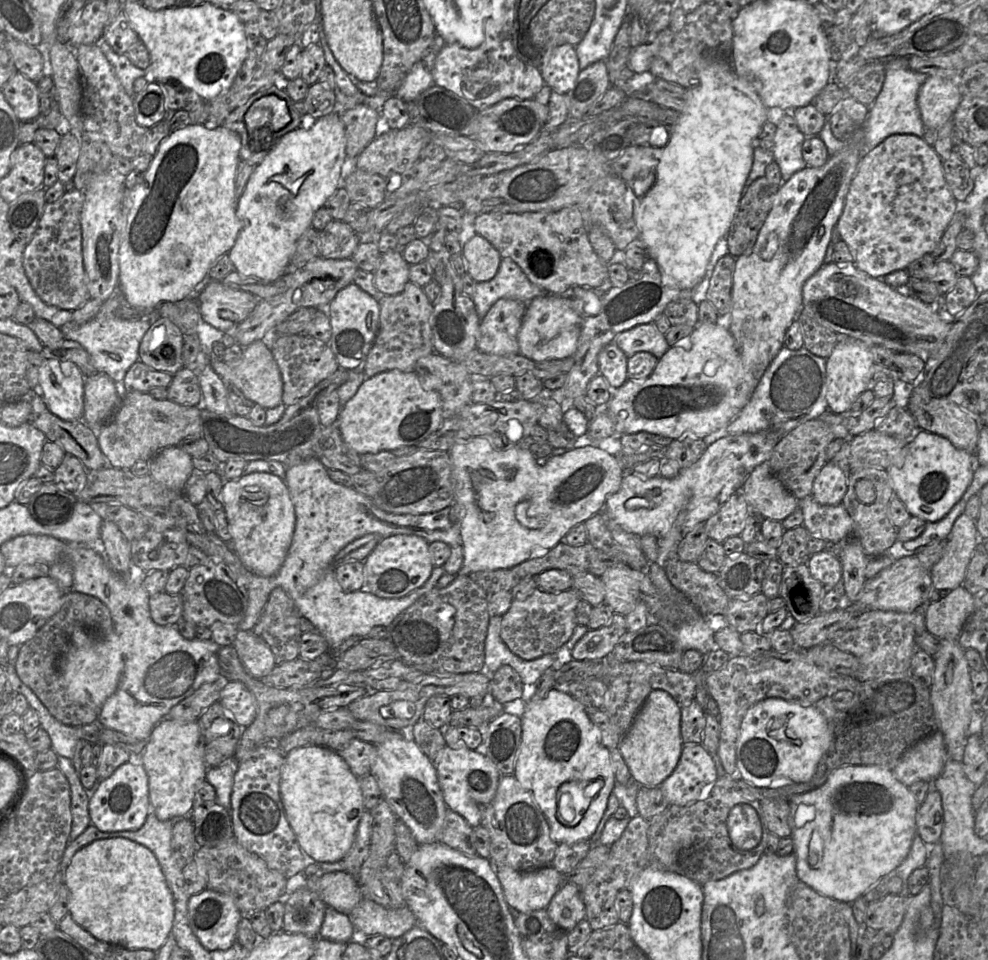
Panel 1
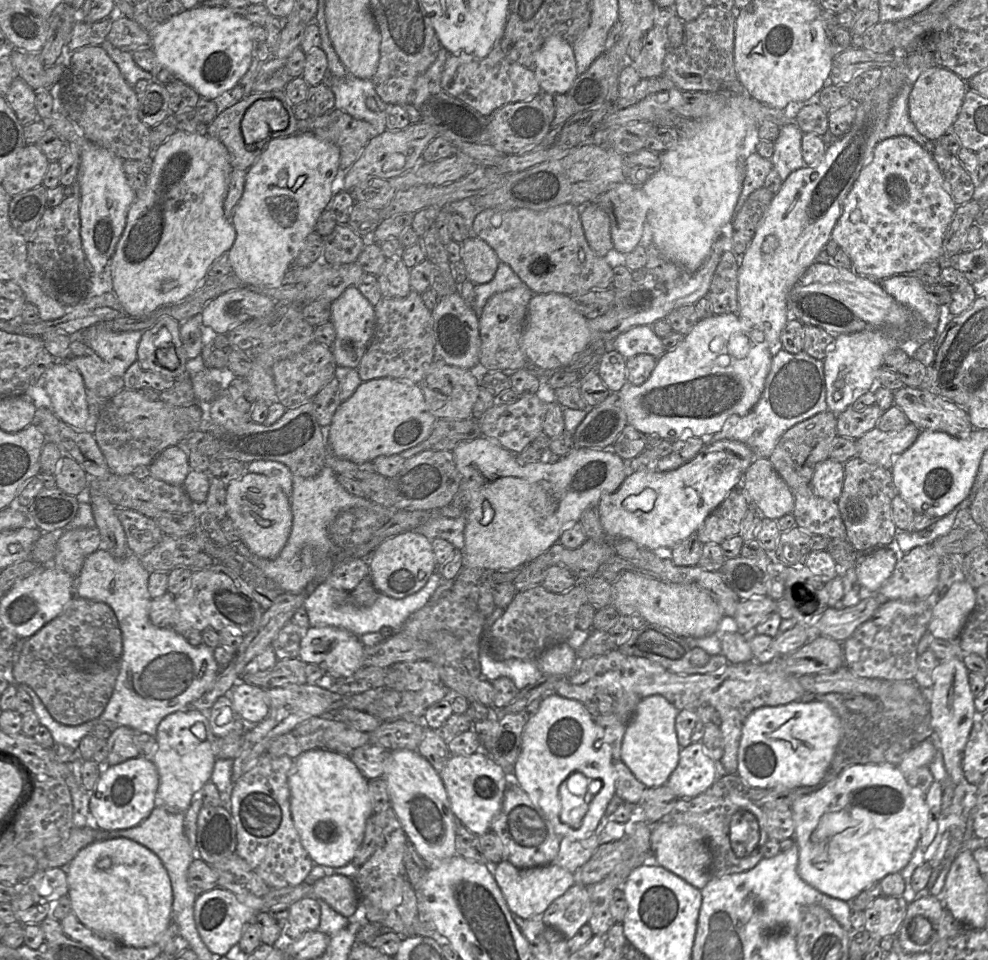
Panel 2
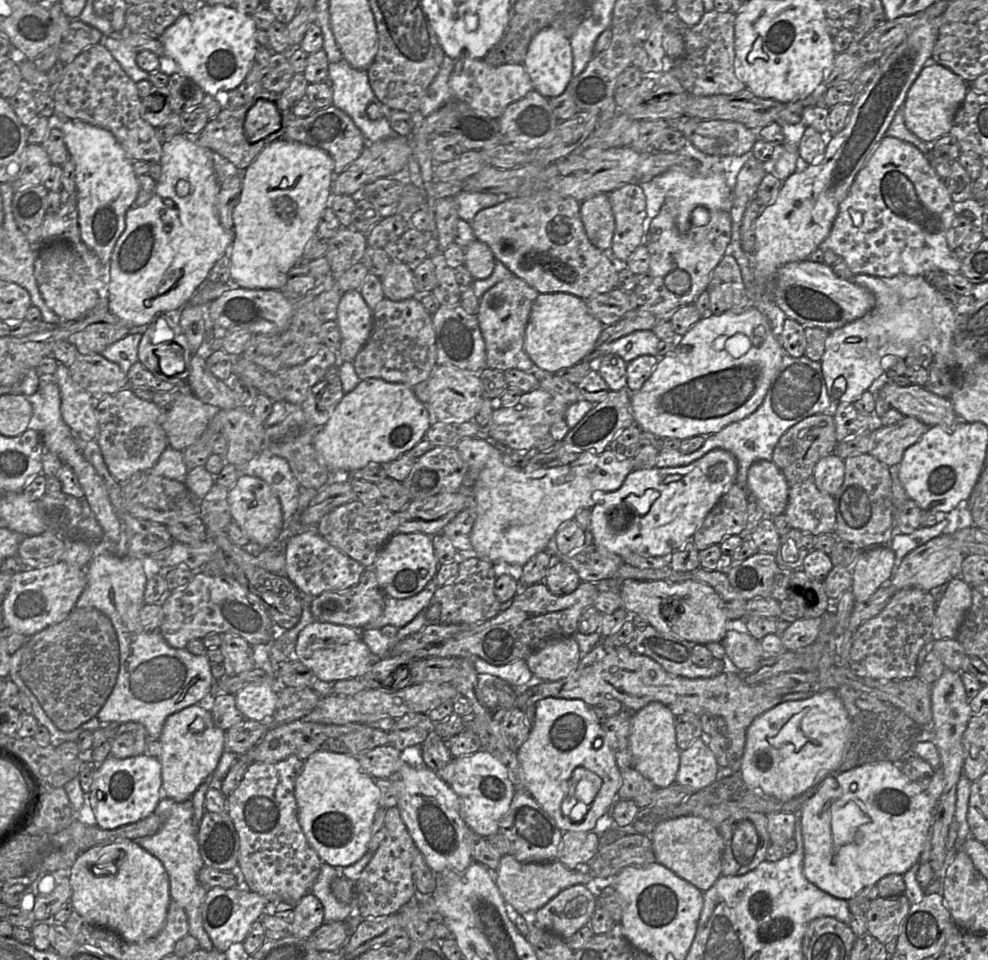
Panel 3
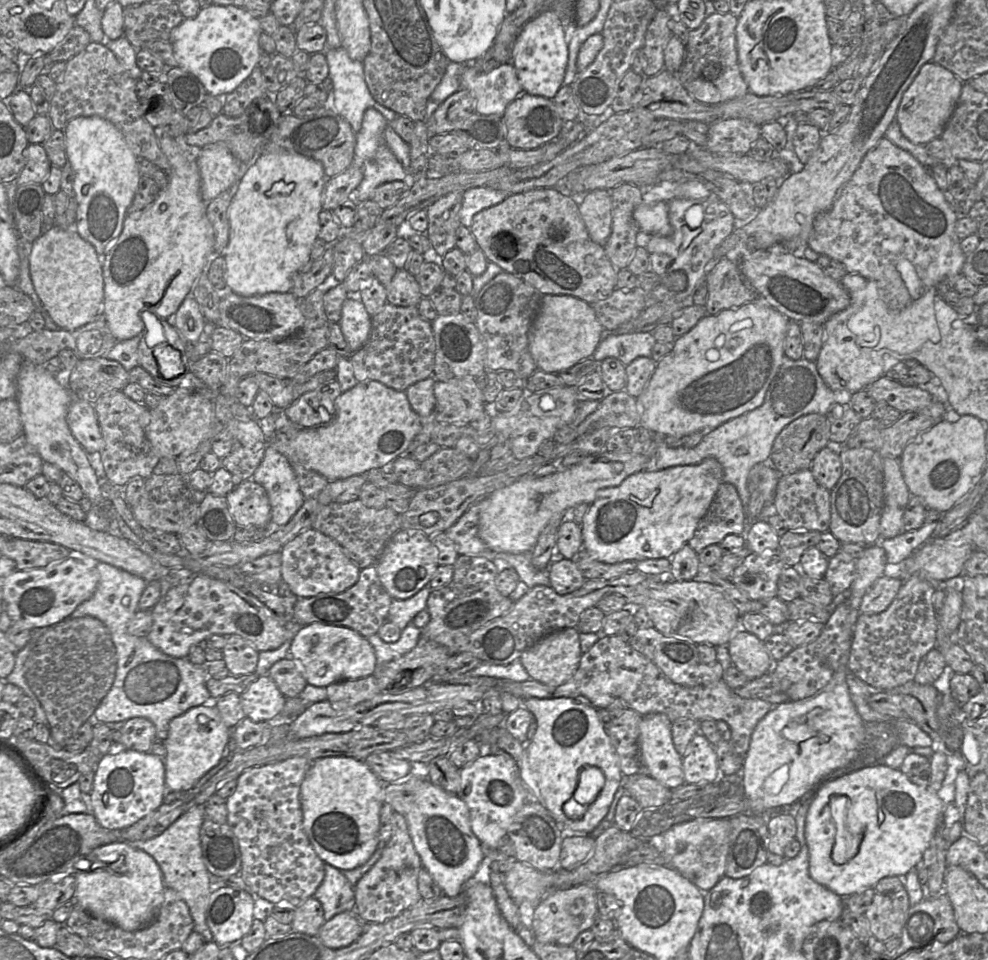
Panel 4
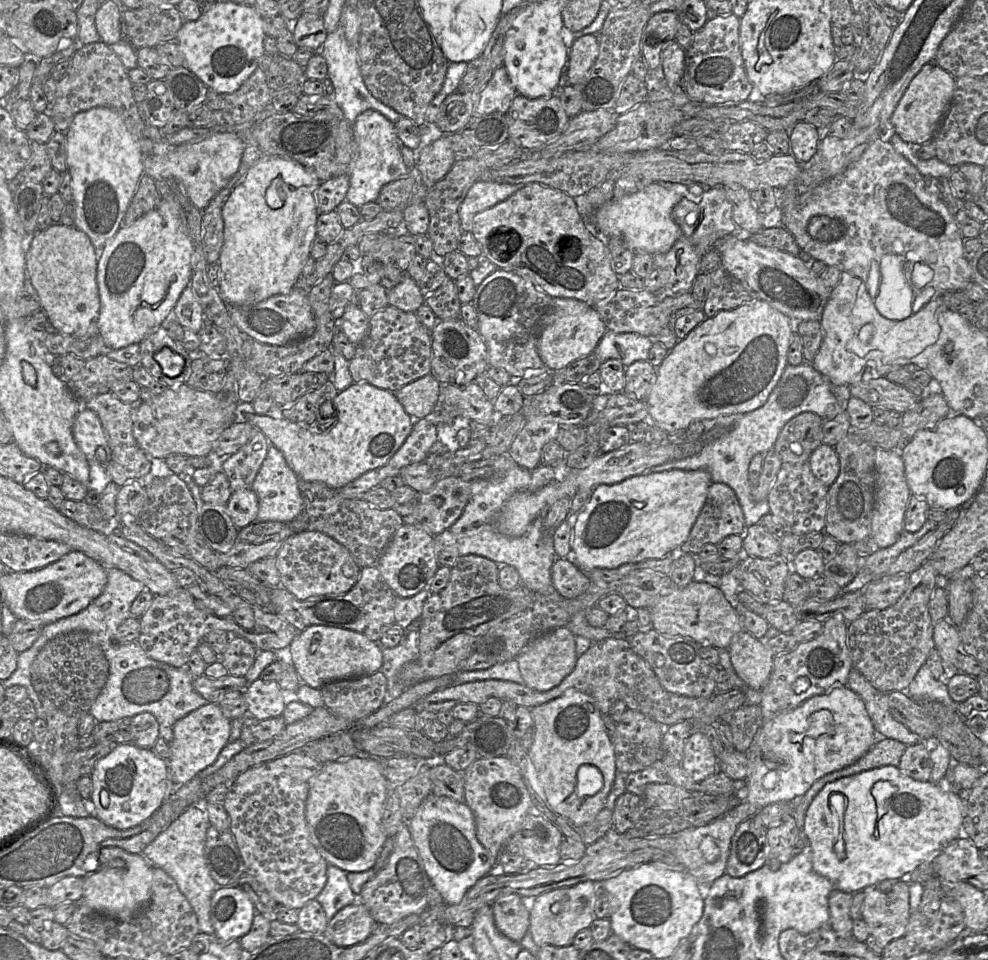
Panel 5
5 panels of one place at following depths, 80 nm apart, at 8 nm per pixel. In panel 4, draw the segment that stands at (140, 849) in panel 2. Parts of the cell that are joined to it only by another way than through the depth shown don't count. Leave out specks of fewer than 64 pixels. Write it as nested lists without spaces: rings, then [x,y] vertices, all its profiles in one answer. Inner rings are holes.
[[[114,842],[95,848],[84,859],[91,862],[90,871],[74,874],[74,901],[86,912],[129,932],[141,930],[156,919],[166,885],[152,856],[129,842]]]

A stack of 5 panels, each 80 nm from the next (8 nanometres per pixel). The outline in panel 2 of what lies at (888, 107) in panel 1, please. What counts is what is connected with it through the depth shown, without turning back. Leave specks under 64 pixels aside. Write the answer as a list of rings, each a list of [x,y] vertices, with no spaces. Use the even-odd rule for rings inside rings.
[[[906,81],[893,100],[886,126],[880,135],[880,140],[904,135],[912,138],[922,148],[927,150],[926,142],[928,139],[917,130],[909,118],[908,100],[912,86],[910,82]]]

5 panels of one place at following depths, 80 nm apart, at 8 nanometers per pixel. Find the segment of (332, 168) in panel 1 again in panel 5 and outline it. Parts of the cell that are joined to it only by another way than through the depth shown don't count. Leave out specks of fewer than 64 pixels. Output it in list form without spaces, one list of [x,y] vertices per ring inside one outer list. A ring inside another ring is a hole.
[[[269,157],[255,163],[236,184],[222,207],[224,242],[218,260],[218,290],[228,306],[254,305],[274,295],[286,295],[296,286],[317,236],[315,192],[320,183],[315,173],[300,163]]]

